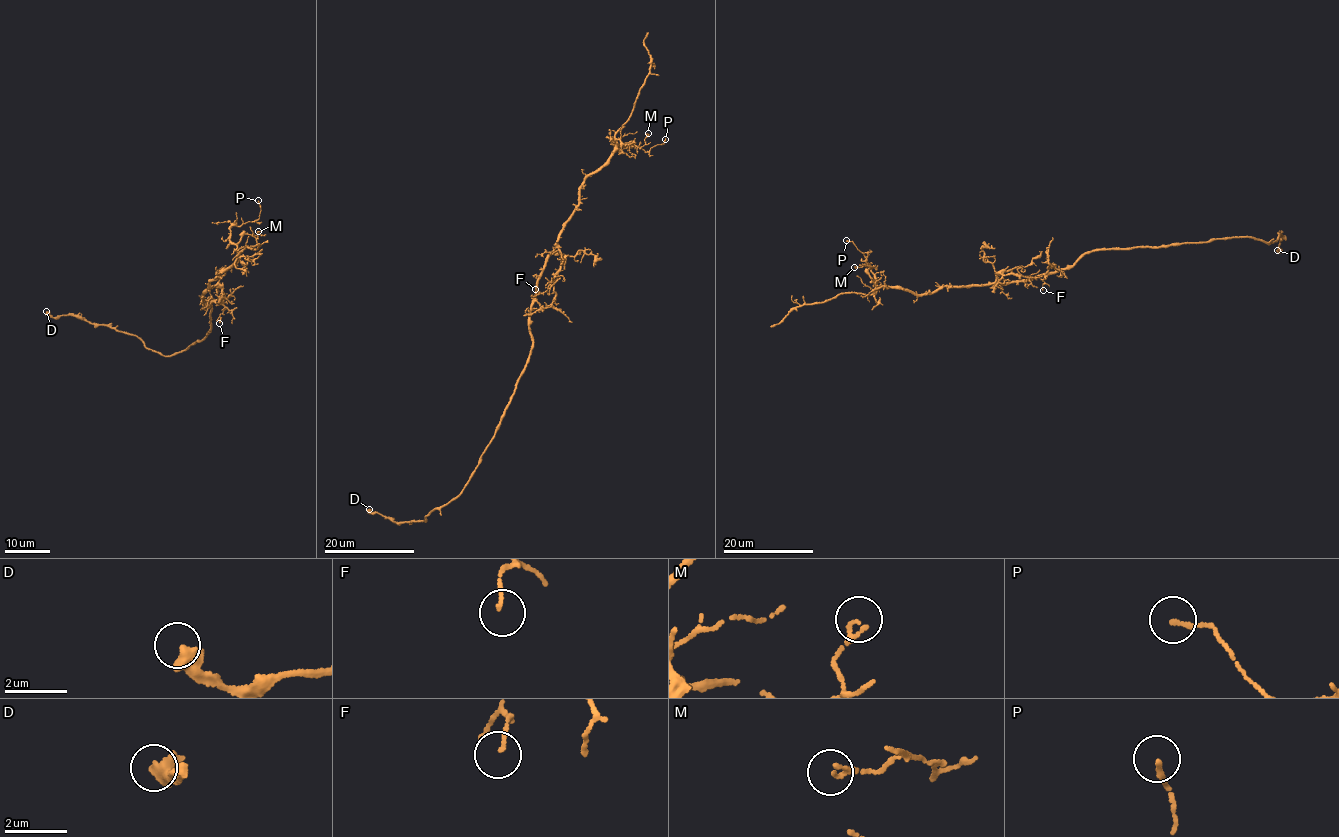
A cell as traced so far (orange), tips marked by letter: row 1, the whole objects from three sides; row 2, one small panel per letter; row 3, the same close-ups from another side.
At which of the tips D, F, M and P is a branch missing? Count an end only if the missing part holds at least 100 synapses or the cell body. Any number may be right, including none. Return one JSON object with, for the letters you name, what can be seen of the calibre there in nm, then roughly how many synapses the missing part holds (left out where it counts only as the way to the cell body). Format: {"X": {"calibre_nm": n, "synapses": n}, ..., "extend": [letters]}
{"extend": []}

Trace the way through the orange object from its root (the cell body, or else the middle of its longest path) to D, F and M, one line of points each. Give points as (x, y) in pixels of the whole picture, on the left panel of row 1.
D: (207, 301), (213, 307), (210, 332), (186, 350), (164, 356), (134, 335), (70, 315), (53, 317), (46, 311)
F: (207, 301), (205, 304), (201, 301), (201, 294), (217, 285), (225, 295), (225, 309), (220, 314), (219, 323)
M: (207, 301), (205, 304), (200, 297), (216, 272), (232, 267), (242, 237), (247, 233), (259, 235), (258, 231)

